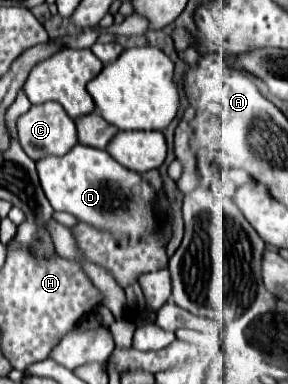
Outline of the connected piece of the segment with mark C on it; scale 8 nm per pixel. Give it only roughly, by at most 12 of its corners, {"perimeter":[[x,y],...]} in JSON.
{"perimeter":[[59,103],[31,105],[17,139],[33,161],[79,143]]}

